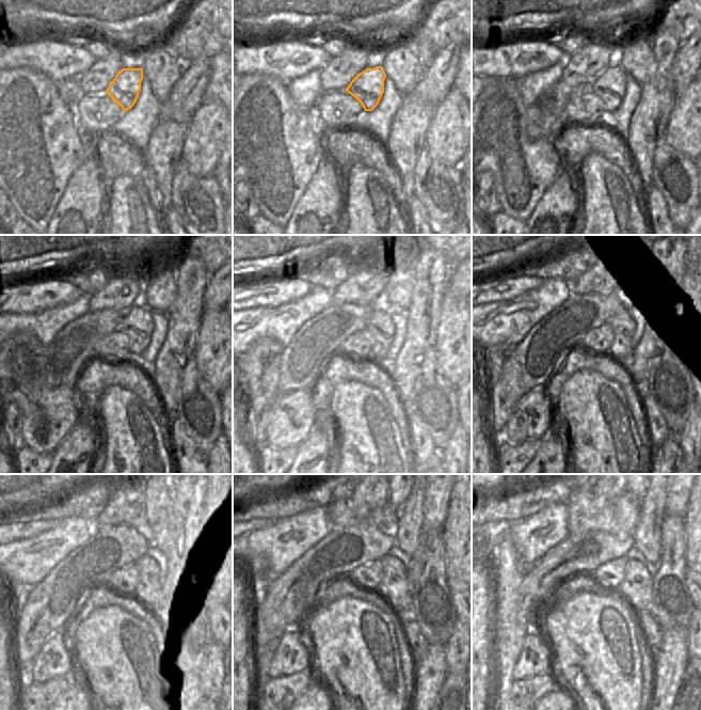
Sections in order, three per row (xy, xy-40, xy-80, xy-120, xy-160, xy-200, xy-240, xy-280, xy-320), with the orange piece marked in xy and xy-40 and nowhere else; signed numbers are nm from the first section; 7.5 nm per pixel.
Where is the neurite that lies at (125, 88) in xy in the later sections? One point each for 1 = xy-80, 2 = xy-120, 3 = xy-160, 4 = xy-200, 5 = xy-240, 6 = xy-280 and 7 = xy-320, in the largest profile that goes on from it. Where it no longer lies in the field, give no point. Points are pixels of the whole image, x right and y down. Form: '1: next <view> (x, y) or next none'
1: next xy-80 (609, 85)
2: next xy-120 (137, 325)
3: next xy-160 (380, 327)
4: next xy-200 (624, 330)
5: next xy-240 (148, 590)
6: next xy-280 (395, 590)
7: next xy-320 (636, 588)

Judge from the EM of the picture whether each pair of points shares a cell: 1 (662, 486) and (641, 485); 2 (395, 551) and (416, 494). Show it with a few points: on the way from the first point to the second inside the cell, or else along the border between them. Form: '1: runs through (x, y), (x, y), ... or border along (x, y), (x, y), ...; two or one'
1: border along (649, 485), (640, 500); two
2: border along (395, 543), (409, 555); two

